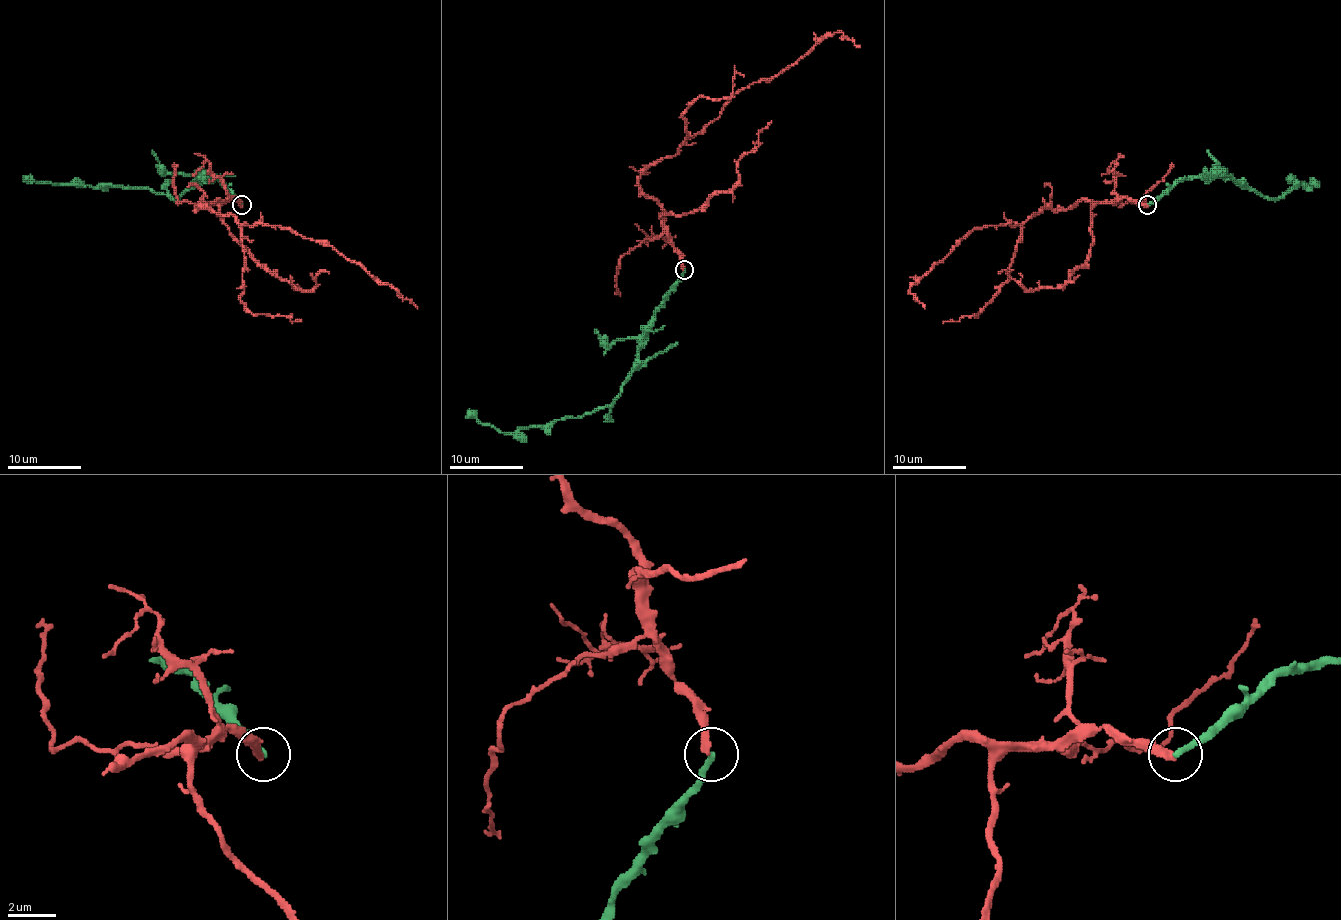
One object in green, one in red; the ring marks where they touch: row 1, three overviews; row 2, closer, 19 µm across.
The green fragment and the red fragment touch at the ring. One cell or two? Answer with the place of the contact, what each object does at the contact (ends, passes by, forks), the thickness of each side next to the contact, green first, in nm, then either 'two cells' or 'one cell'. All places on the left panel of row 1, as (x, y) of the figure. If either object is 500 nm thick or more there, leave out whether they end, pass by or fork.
at (242, 205); green ends there; red ends there; 240 nm thick on the green side, 340 nm on the other; two cells

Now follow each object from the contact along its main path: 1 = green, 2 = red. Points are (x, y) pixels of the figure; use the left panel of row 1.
1: (242, 205), (220, 181), (200, 176), (178, 198), (133, 187), (36, 183), (23, 176)
2: (240, 205), (229, 198), (196, 209), (229, 214), (246, 225), (288, 227), (309, 238), (327, 242), (417, 308)

